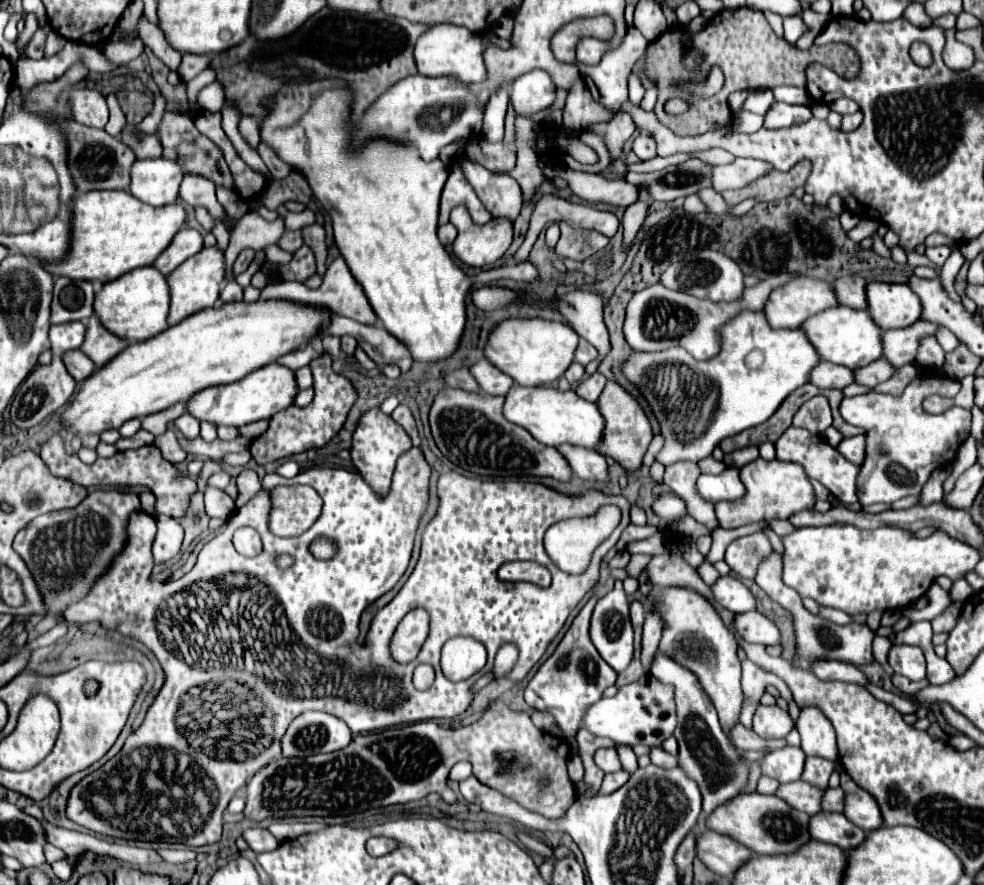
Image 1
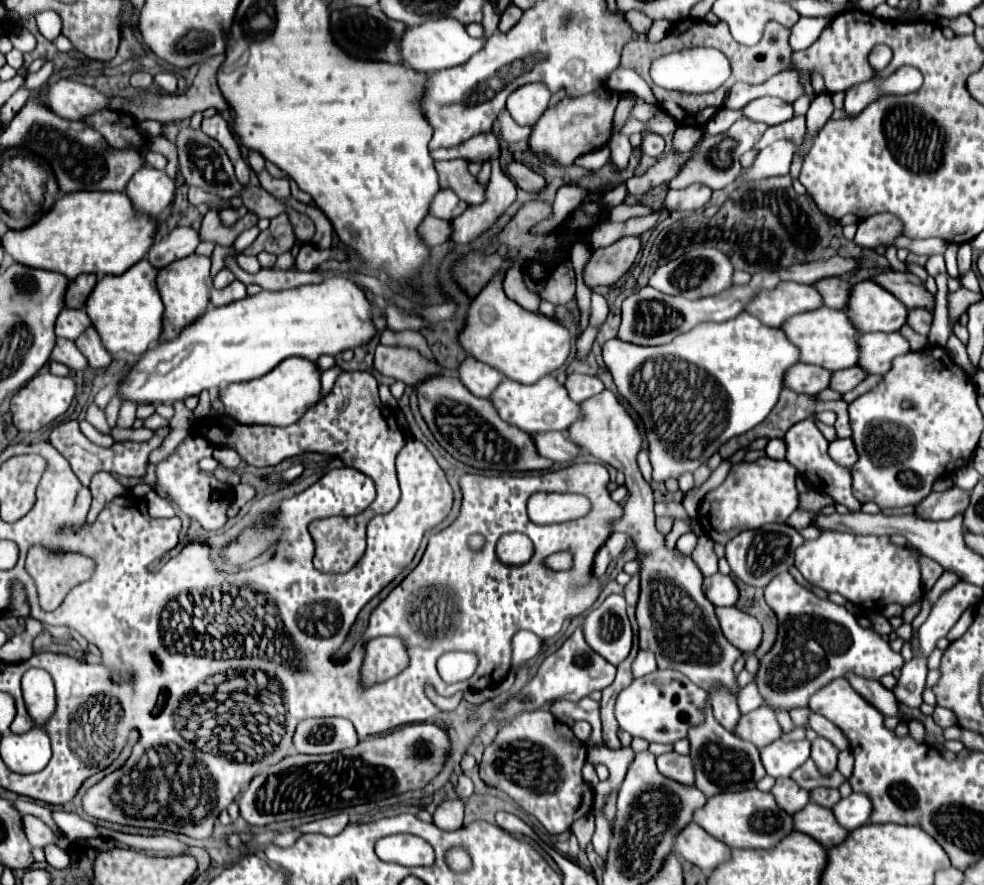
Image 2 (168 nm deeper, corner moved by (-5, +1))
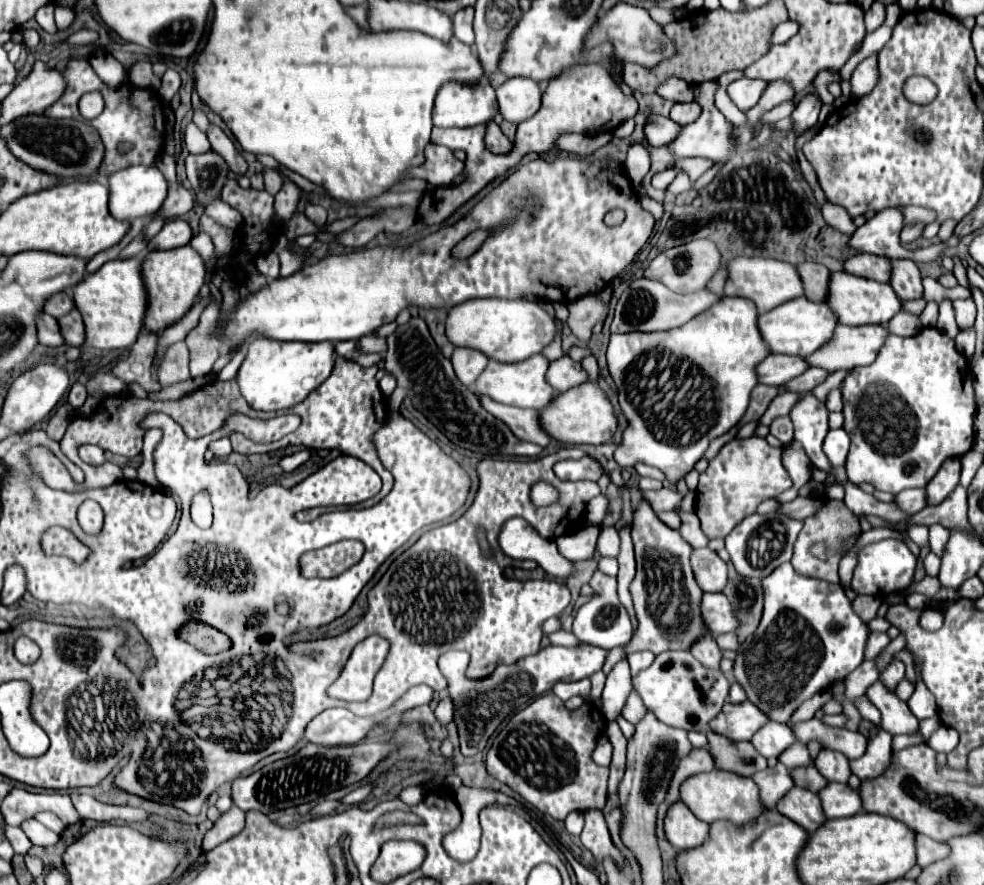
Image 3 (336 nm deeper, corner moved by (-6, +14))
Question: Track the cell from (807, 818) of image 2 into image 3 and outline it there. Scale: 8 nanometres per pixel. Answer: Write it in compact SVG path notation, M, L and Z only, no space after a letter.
M793 787L791 793L777 803L777 811L801 825L807 833L813 833L825 821L819 797L801 787Z

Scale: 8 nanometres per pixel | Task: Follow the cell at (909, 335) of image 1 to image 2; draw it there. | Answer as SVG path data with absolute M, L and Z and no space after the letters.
M868 332L862 334L862 358L858 366L872 374L886 374L896 356L910 352L910 342L900 332Z

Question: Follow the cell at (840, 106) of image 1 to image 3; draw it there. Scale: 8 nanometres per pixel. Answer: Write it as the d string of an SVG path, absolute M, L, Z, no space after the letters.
M871 55L865 61L861 61L857 65L857 69L853 71L853 77L851 77L851 93L855 97L867 95L877 85L877 79L879 79L877 59L875 59L875 55Z

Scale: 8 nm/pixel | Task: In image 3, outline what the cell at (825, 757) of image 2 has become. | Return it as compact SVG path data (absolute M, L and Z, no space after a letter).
M821 751L815 759L815 767L819 769L819 773L827 779L827 781L837 781L837 783L847 783L847 779L851 777L851 769L849 769L849 759L843 757L843 753L835 753L835 751Z

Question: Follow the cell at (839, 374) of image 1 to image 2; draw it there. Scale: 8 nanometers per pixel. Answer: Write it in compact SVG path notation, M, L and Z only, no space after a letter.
M798 364L790 368L786 374L786 386L792 390L800 390L804 394L818 394L830 386L832 372L814 364Z

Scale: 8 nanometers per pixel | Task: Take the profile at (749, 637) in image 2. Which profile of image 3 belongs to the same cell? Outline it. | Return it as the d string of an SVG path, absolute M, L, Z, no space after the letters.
M703 593L701 617L711 633L729 633L729 631L733 633L735 625L739 625L723 593Z

